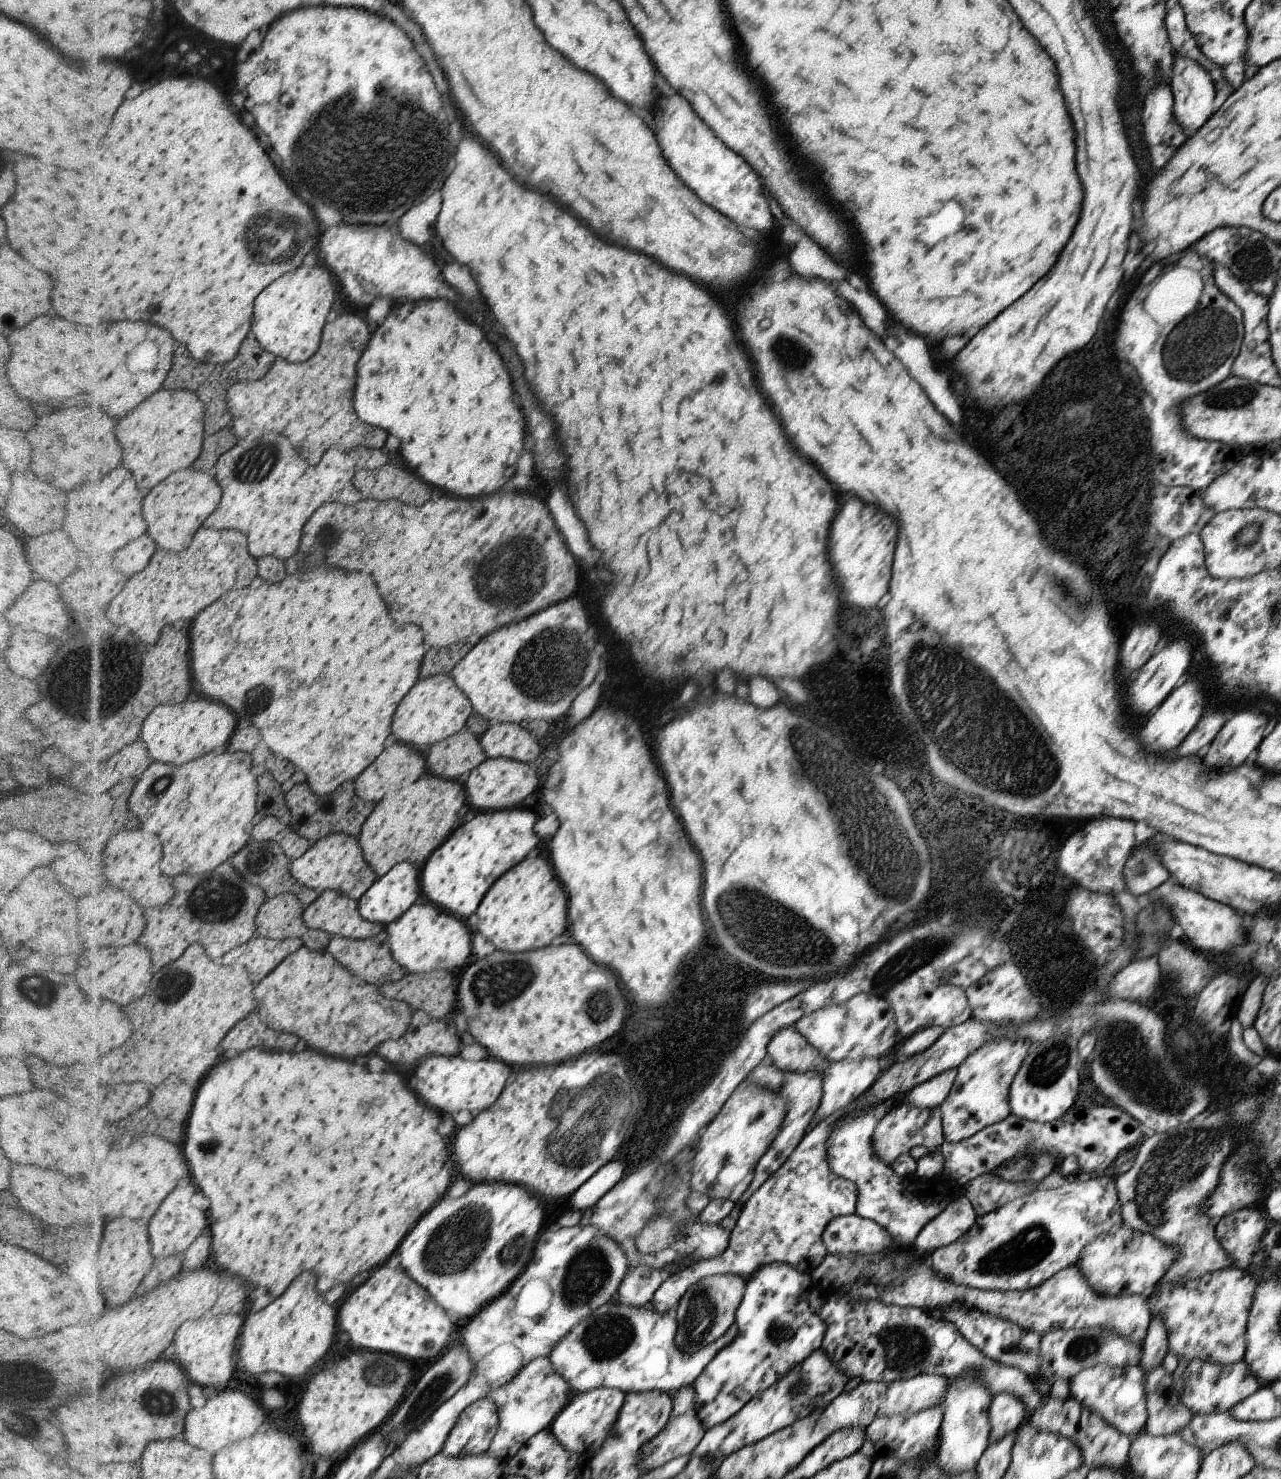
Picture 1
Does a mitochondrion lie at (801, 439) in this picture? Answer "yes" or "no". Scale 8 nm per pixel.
no

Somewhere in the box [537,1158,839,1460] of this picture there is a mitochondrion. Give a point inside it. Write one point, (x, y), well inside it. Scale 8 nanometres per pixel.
(587, 1271)

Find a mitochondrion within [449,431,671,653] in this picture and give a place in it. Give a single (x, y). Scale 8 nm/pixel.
(511, 579)

